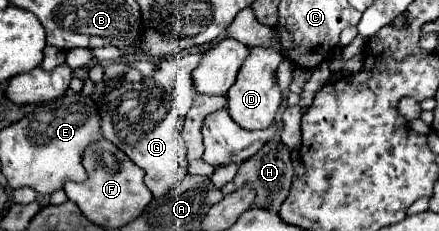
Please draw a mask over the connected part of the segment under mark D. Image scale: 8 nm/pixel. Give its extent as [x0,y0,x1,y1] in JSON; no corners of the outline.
[226,47,282,131]

